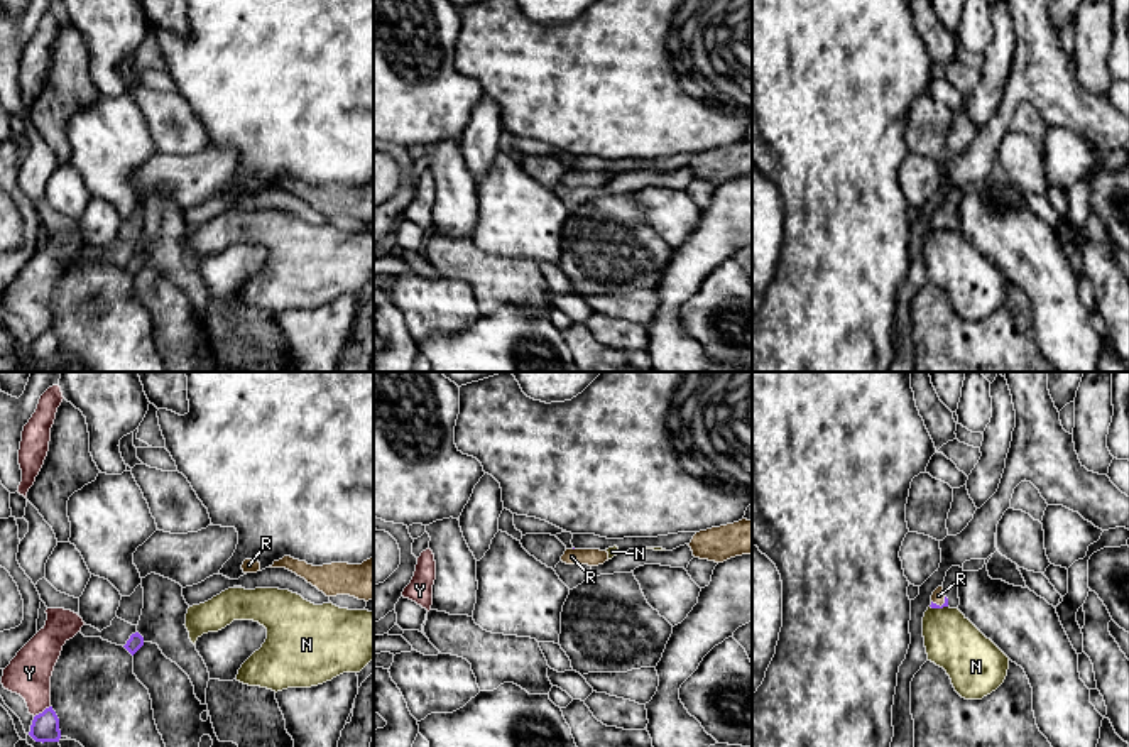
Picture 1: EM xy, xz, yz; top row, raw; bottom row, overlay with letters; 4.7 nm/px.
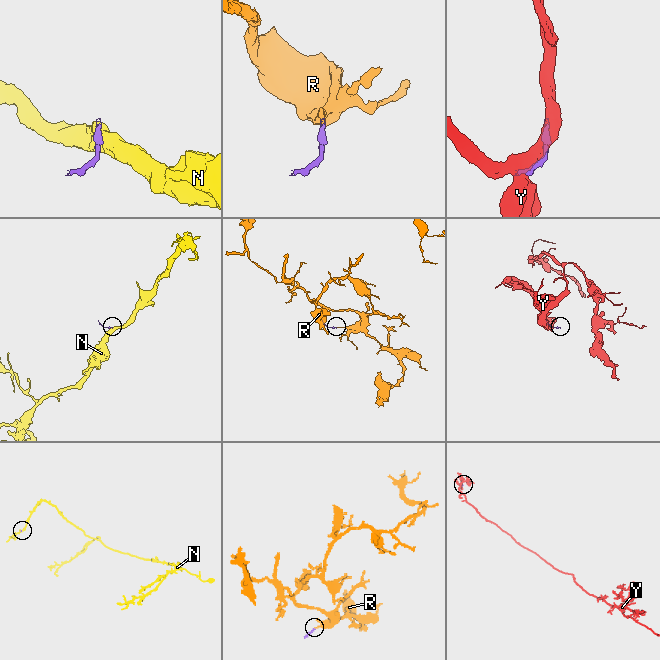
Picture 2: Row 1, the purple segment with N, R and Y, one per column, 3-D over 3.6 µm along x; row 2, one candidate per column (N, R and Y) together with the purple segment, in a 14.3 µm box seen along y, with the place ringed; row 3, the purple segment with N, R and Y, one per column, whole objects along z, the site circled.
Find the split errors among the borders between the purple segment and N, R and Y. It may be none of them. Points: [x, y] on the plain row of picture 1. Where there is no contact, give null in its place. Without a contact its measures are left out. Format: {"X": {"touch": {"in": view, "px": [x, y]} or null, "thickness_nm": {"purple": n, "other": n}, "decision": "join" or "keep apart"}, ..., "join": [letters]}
{"N": {"touch": {"in": "yz", "px": [938, 229]}, "thickness_nm": {"purple": 30, "other": 260}, "decision": "keep apart"}, "R": {"touch": {"in": "yz", "px": [938, 227]}, "thickness_nm": {"purple": 30, "other": 60}, "decision": "join"}, "Y": {"touch": {"in": "xy", "px": [43, 333]}, "thickness_nm": {"purple": 130, "other": 220}, "decision": "keep apart"}, "join": ["R"]}

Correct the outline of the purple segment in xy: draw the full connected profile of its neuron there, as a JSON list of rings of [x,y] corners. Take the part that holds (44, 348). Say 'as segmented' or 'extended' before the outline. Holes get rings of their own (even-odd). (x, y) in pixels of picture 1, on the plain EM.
as segmented; [[[52,328],[46,330],[42,335],[35,336],[30,346],[29,357],[35,363],[59,363],[59,340]]]

